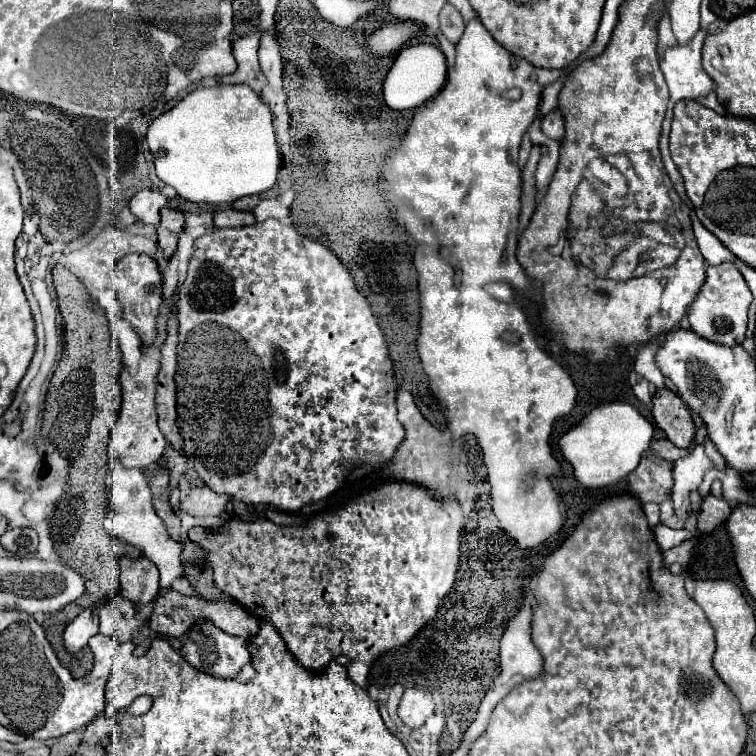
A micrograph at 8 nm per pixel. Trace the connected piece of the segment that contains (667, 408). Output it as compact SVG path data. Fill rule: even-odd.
M662 388L654 392L652 404L652 416L656 424L666 432L666 438L678 448L690 448L694 444L696 424L682 398Z

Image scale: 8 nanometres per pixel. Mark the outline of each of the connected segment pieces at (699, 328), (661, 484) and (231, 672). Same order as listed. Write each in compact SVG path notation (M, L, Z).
M708 266L706 280L698 292L698 298L688 308L690 328L698 336L706 338L708 342L720 346L738 346L746 338L746 324L748 324L748 306L752 302L752 294L744 284L744 278L736 266Z
M644 456L640 466L628 476L630 492L640 502L664 502L672 490L672 464L660 458Z
M200 620L194 622L192 628L186 632L186 640L180 648L182 658L192 664L198 670L204 670L212 676L220 676L220 678L236 678L238 670L250 662L250 652L248 652L248 642L244 638L226 634L224 630L220 630L218 626L214 626L212 620Z

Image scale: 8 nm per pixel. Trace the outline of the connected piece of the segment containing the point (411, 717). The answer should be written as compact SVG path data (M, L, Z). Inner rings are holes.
M410 686L404 690L404 696L398 706L398 716L406 726L410 728L422 726L426 718L432 716L432 712L434 712L434 700L426 688Z

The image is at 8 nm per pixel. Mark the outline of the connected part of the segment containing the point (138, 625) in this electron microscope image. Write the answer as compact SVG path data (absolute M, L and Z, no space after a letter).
M114 596L110 604L102 610L102 624L100 634L116 638L120 644L134 638L140 632L144 622L136 616L136 606L124 596Z

